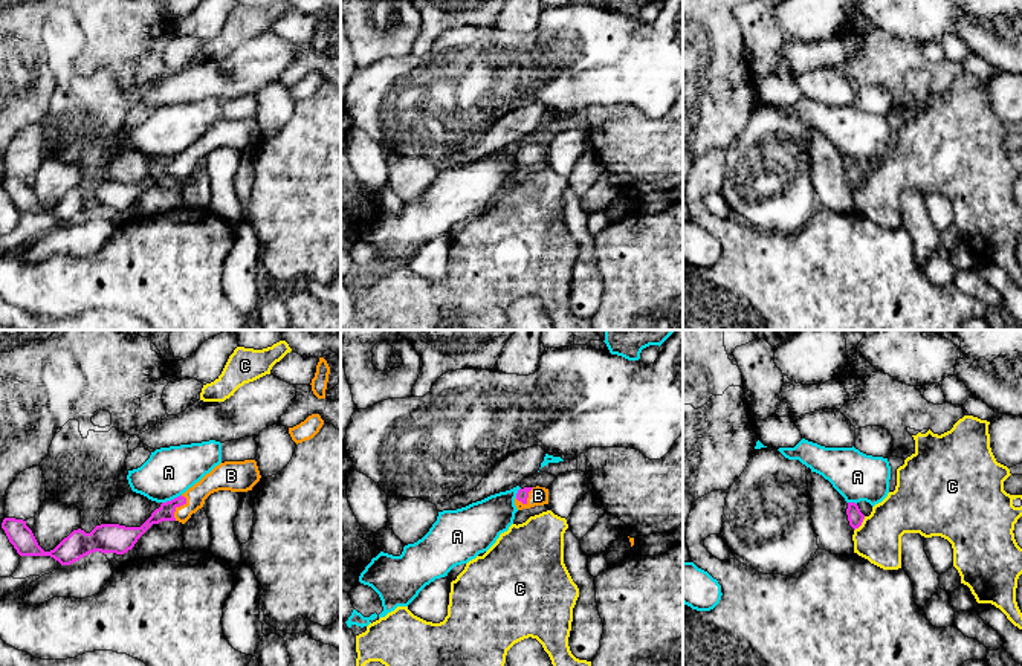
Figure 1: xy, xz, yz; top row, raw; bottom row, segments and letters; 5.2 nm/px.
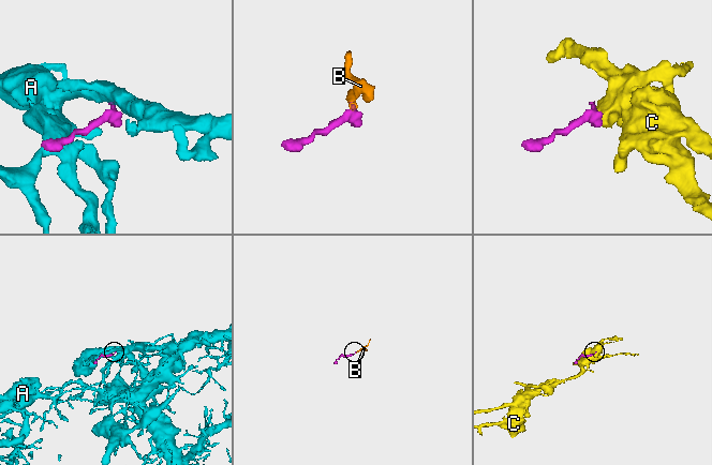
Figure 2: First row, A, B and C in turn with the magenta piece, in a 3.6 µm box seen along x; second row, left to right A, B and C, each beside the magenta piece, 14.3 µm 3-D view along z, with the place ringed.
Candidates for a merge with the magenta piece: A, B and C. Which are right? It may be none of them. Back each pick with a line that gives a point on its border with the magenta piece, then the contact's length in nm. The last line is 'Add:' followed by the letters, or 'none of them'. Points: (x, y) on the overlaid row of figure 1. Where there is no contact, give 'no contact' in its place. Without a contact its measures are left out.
B: meets magenta in xy at (177, 506); contact 140 nm long
Add: B

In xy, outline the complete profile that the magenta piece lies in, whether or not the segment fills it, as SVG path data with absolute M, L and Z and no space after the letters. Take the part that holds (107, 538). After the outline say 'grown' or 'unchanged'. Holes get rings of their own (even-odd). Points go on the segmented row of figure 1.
M255 460L220 463L185 493L162 503L141 527L101 524L90 533L78 529L50 551L44 551L38 545L32 530L23 519L5 518L2 529L20 556L50 556L61 565L70 565L95 551L124 554L134 547L153 524L162 521L185 524L192 513L203 507L211 493L218 490L247 492L260 478Z | grown

